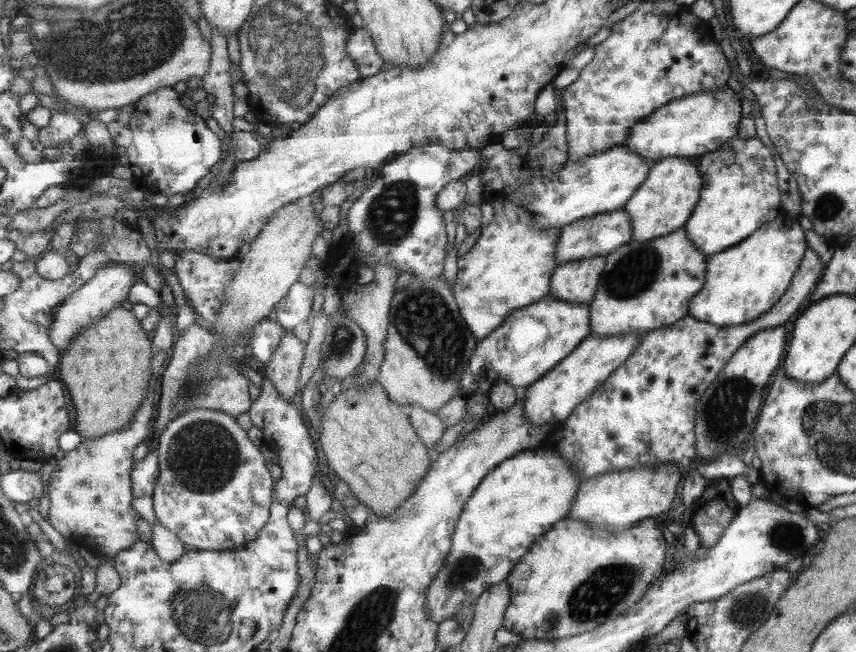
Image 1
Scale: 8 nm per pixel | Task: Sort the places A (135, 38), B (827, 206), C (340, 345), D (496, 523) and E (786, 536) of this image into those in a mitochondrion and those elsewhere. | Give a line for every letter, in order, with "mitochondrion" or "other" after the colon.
A: mitochondrion
B: mitochondrion
C: mitochondrion
D: other
E: mitochondrion

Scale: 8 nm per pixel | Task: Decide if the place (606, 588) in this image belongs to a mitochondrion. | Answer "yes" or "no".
yes

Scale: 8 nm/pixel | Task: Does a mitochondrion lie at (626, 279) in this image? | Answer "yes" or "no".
yes

